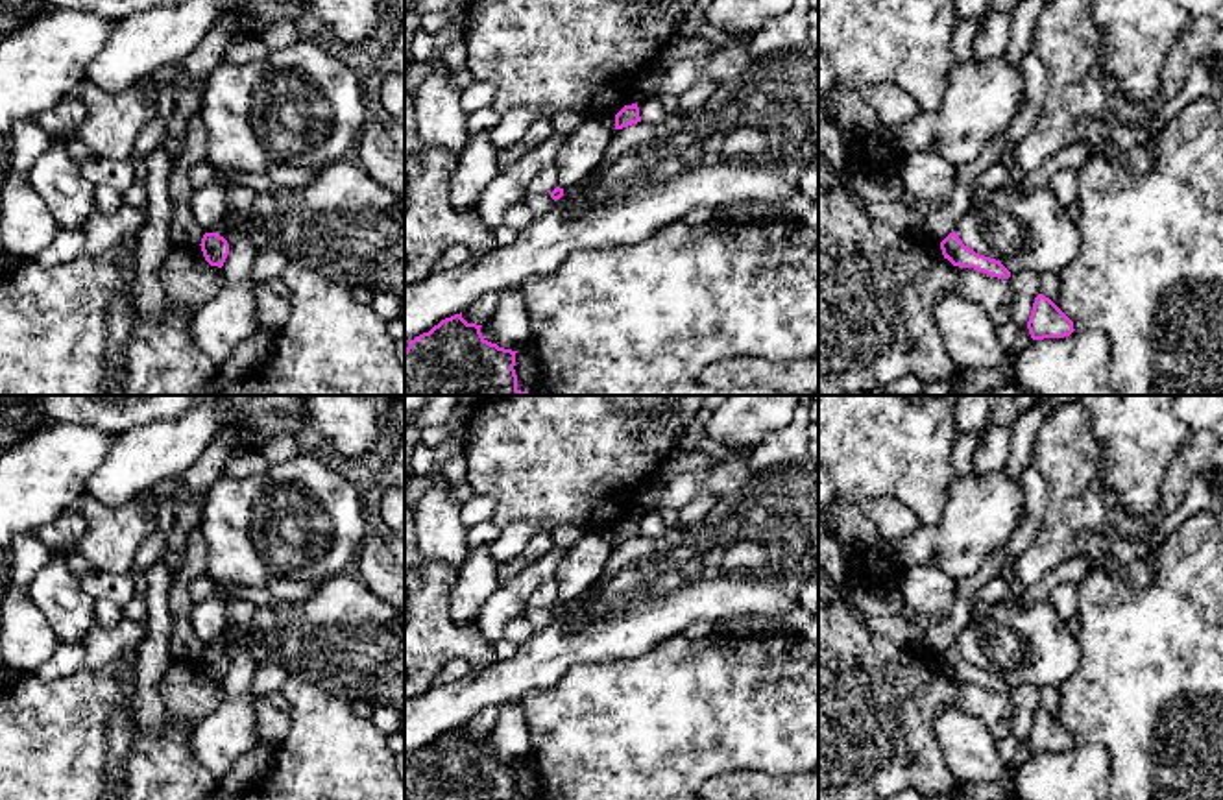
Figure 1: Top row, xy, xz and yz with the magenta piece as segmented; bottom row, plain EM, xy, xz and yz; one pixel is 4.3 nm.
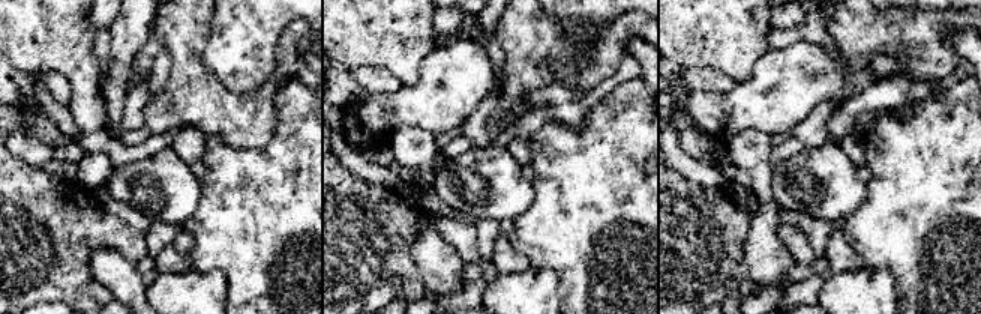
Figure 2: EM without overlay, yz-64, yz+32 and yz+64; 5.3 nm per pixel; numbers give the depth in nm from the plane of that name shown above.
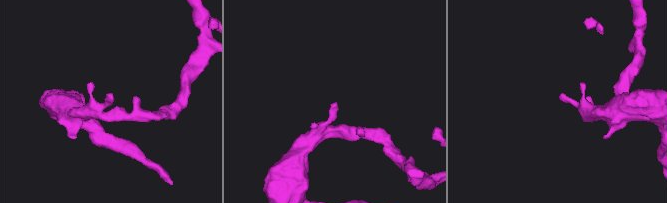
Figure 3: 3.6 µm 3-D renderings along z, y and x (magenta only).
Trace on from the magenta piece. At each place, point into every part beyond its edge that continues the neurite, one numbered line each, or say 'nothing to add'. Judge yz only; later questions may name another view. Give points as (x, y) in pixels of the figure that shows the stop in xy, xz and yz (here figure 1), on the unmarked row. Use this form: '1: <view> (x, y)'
nothing to add

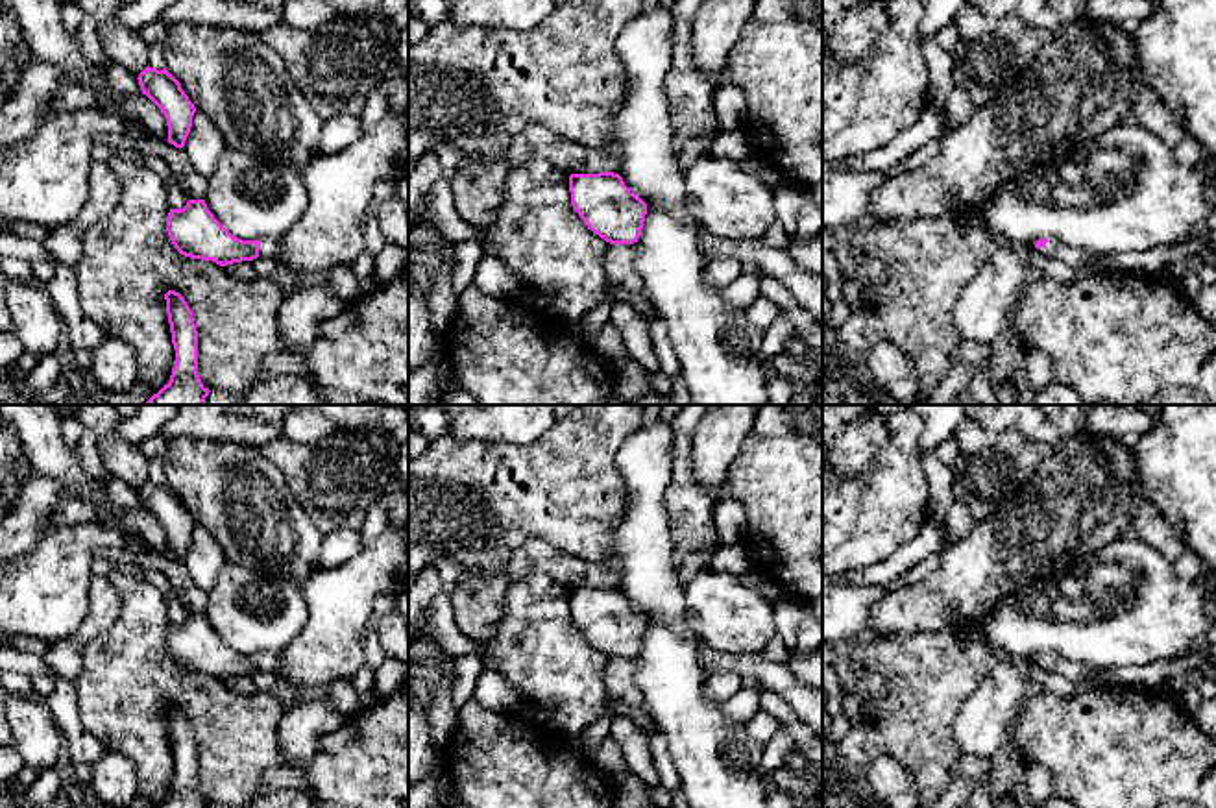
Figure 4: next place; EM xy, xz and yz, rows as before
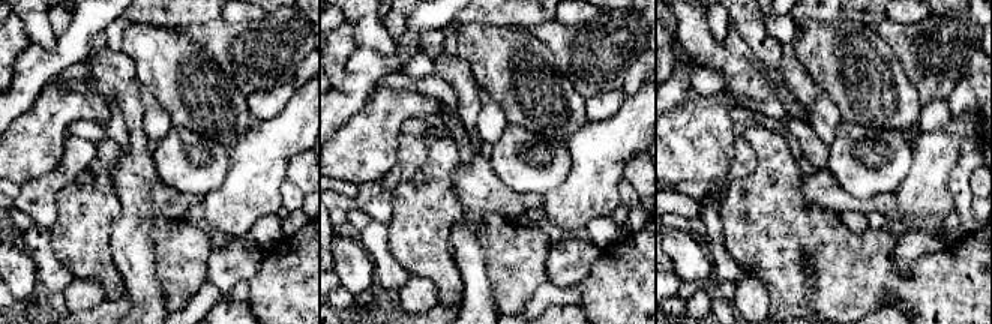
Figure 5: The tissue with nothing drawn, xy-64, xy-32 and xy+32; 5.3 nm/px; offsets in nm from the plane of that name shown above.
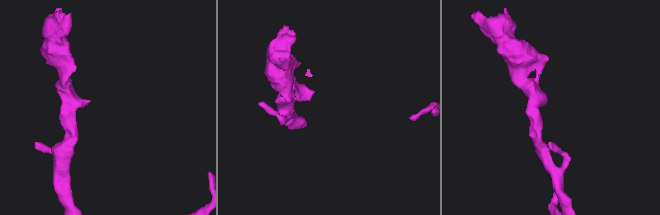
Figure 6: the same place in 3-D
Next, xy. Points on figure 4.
1: xy (268, 662)

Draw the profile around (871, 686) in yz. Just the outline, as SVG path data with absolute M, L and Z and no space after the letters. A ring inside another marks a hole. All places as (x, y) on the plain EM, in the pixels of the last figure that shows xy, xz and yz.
M857 667L856 692L861 703L878 703L887 695L889 680L885 673L870 671L869 667Z

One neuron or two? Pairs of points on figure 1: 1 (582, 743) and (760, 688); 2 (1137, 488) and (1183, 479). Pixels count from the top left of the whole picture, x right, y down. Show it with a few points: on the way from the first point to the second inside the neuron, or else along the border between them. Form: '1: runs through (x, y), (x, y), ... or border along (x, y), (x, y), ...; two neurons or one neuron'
1: runs through (627, 743), (688, 710), (715, 704); one neuron
2: border along (1164, 499), (1150, 512), (1135, 518); two neurons

